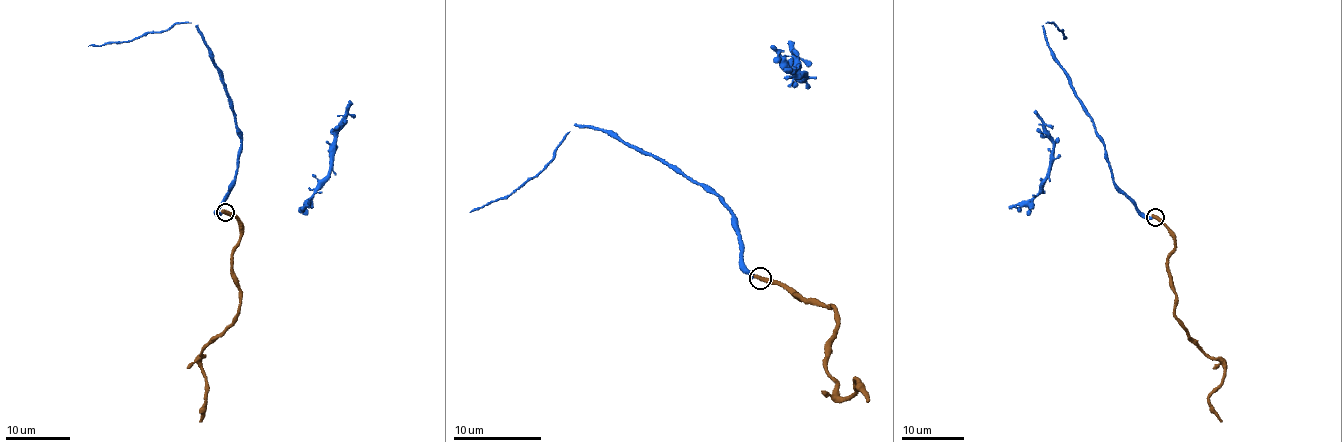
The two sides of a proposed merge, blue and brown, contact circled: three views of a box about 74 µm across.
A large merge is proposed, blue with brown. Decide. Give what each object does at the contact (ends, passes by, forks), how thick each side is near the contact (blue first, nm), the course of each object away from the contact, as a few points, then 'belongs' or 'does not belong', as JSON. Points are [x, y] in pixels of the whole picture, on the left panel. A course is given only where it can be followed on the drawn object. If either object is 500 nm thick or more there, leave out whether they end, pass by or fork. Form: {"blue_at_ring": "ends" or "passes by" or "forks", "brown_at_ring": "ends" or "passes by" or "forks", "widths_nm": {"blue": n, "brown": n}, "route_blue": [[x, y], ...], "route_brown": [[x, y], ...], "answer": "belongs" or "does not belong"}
{"widths_nm": {"blue": 110, "brown": 600}, "route_blue": [[223, 213], [217, 209], [233, 181], [240, 145], [222, 72], [200, 31], [176, 22], [130, 41], [89, 45]], "route_brown": [[225, 213], [233, 214], [240, 232], [232, 255], [240, 312], [203, 349], [207, 398], [199, 421]], "answer": "belongs"}

